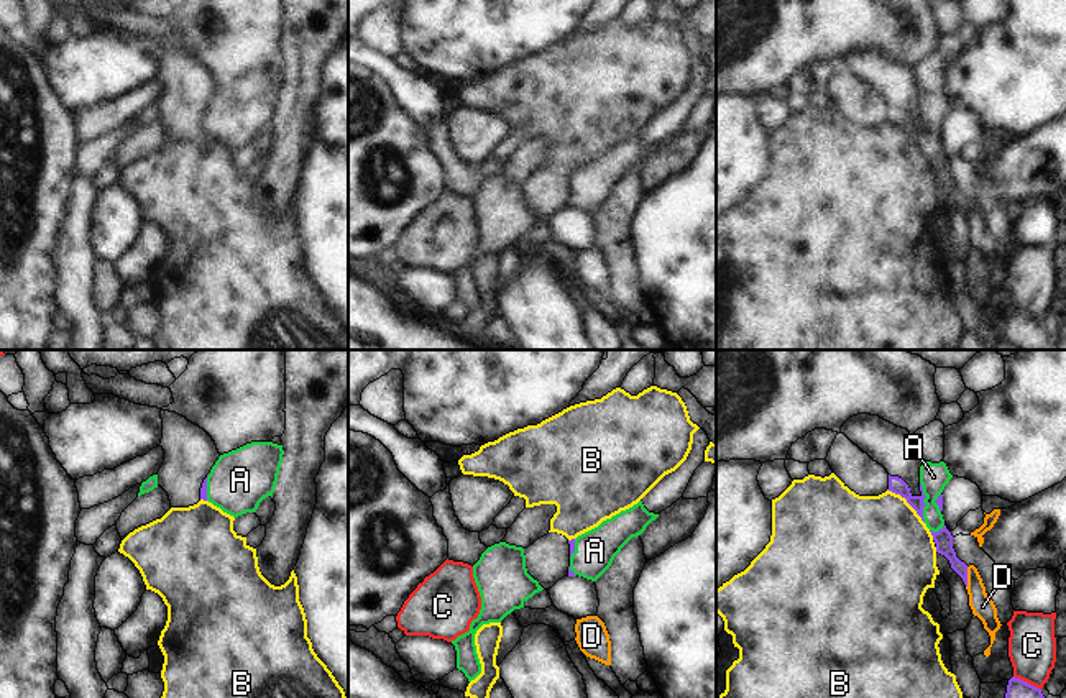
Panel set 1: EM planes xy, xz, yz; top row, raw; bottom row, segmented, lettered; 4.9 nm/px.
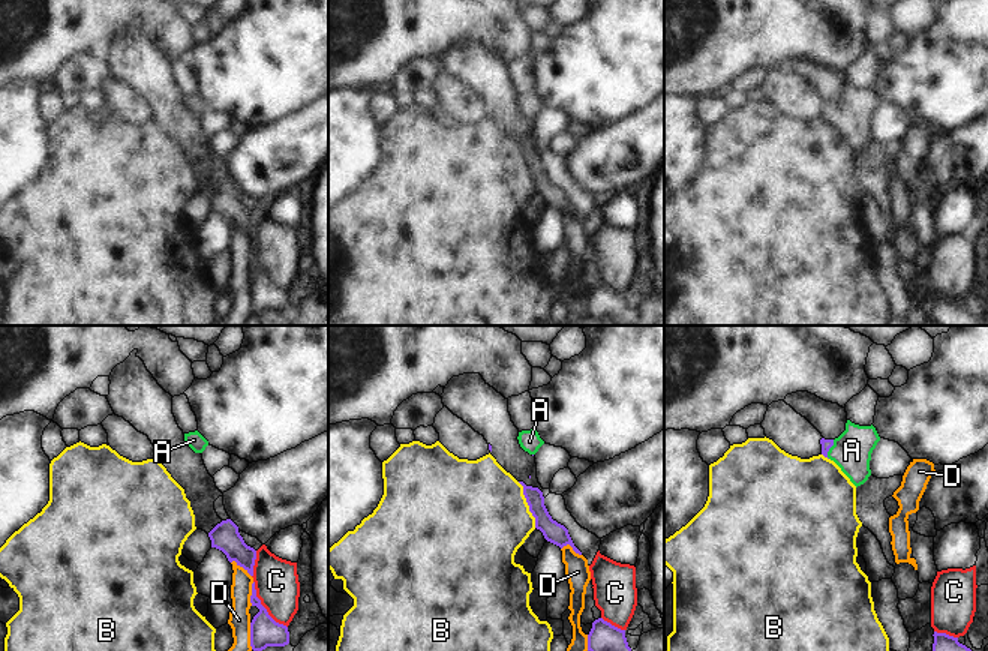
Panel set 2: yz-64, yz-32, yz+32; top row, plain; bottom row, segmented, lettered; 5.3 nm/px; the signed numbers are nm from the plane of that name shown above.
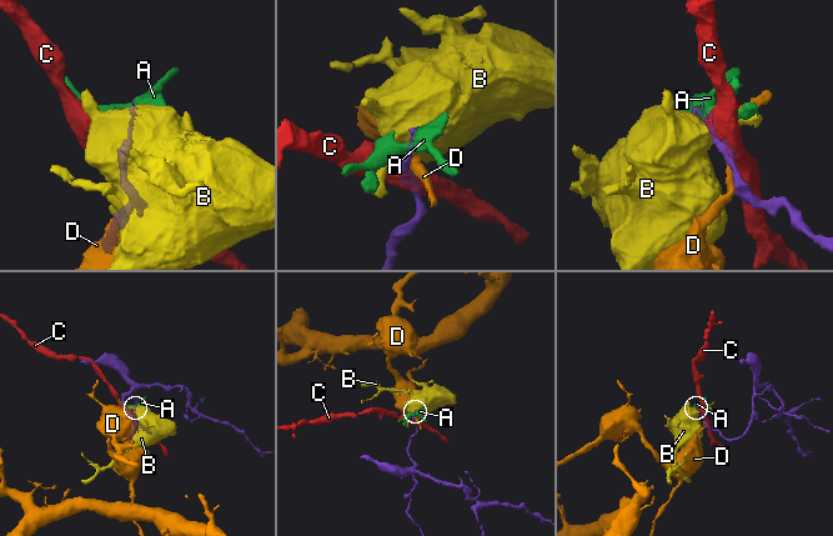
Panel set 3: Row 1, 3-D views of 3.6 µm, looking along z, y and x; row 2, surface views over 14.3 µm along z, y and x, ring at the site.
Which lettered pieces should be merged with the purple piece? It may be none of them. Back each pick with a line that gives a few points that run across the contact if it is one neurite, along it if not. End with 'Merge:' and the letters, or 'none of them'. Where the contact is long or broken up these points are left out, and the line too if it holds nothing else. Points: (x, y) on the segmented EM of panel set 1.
A: line yz (895, 485), (914, 501), (922, 501), (932, 490), (933, 477)
Merge: A

